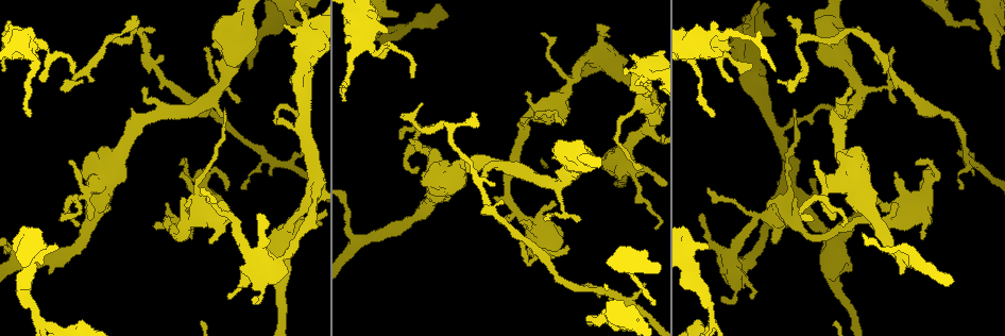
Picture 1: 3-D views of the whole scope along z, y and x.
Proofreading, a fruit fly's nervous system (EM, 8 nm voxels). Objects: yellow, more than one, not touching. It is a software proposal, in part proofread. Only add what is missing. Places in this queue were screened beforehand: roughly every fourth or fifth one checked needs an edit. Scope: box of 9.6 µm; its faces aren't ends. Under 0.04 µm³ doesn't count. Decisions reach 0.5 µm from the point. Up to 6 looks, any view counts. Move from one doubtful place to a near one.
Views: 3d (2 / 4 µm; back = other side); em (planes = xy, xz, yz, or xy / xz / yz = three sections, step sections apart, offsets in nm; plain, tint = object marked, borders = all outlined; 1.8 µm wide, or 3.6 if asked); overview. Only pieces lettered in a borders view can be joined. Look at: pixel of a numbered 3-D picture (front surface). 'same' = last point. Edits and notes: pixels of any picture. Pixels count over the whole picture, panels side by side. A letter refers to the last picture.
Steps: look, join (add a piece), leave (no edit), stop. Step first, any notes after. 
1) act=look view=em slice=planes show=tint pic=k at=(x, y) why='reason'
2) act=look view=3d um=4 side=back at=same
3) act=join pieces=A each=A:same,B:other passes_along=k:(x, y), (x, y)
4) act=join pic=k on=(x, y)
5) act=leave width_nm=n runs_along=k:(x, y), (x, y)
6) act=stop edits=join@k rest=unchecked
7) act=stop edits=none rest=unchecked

act=look view=3d um=4 pic=1 at=(8, 20) why='branch stops here'

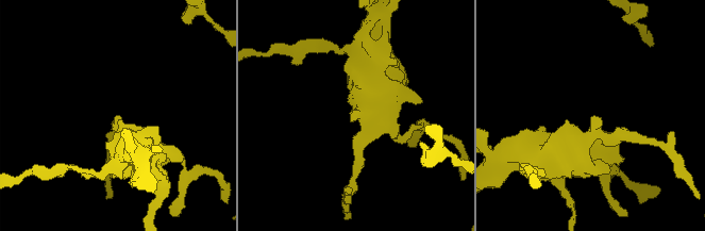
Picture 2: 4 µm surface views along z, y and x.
act=look view=em um=3.6 slice=planes show=borders pic=2 at=(595, 116) why='now the EM'

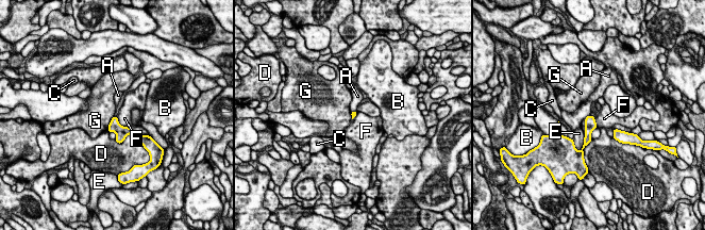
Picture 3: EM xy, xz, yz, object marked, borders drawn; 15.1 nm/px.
act=leave each=A:other,B:other,C:other,D:other,E:other,F:other,G:other border=3:(116, 116), (120, 125), (130, 128) found='none of them fits'

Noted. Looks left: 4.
act=look view=em slice=planes show=borders pic=1 at=(898, 175) why='an open end'

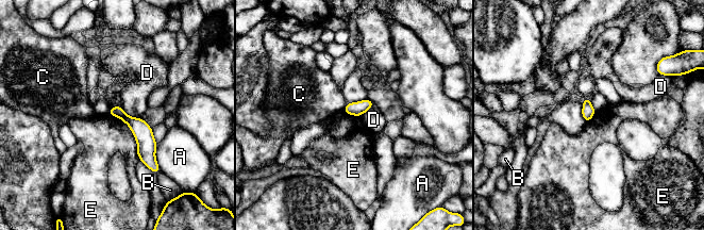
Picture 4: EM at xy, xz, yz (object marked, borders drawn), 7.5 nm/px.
act=leave each=A:other,B:other,C:other,D:other,E:other runs_along=4:(113, 110), (144, 135), (152, 165) found='none of them fits'

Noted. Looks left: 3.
act=look view=em slice=xz step=4 show=borders pic=1 at=(786, 17) why='thin end'

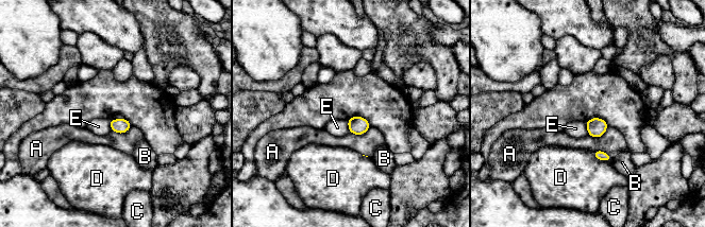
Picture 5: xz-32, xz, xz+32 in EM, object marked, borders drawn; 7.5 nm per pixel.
act=leave width_nm=110 each=A:other,B:other,C:other,D:other,E:other border=5:(108, 119), (112, 131) found='no lettered piece goes on from it'

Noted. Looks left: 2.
act=stop edits=none rest=unchecked

